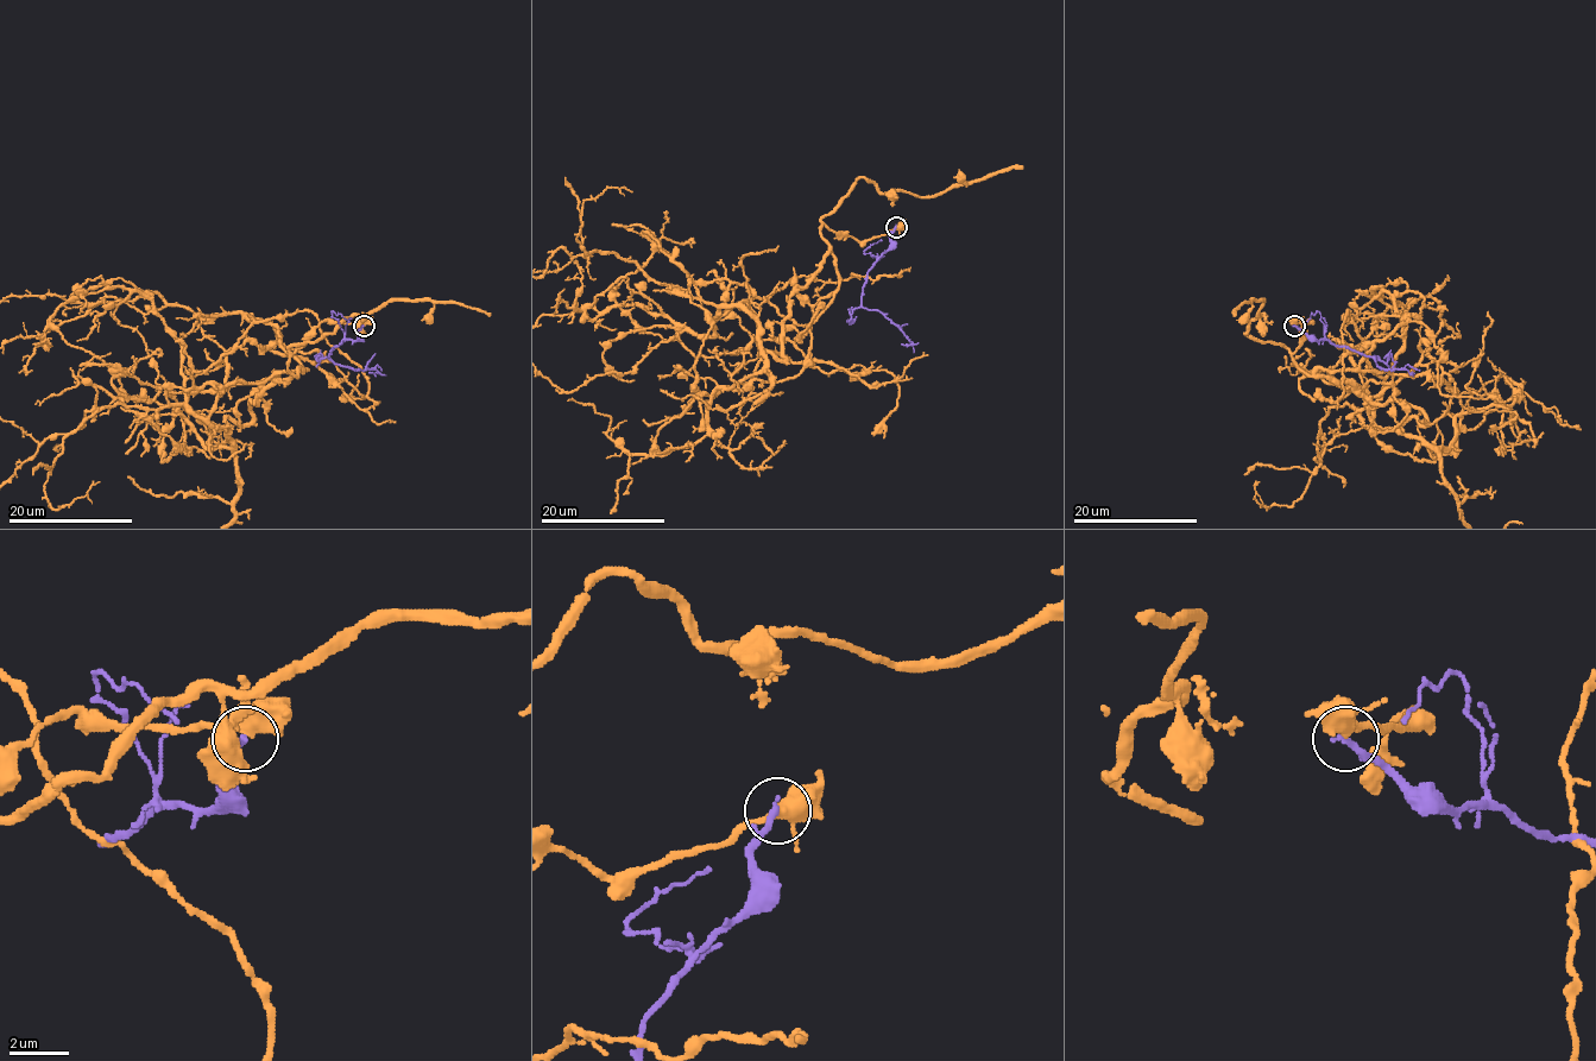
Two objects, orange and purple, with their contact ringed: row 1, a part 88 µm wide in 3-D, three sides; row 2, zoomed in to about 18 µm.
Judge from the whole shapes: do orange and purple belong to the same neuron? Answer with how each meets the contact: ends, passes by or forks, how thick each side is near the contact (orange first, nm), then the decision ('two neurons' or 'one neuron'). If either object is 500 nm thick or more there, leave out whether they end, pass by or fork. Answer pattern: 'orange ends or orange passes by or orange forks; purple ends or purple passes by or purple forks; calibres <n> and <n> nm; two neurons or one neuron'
orange forks; purple ends; calibres 360 and 240 nm; two neurons

